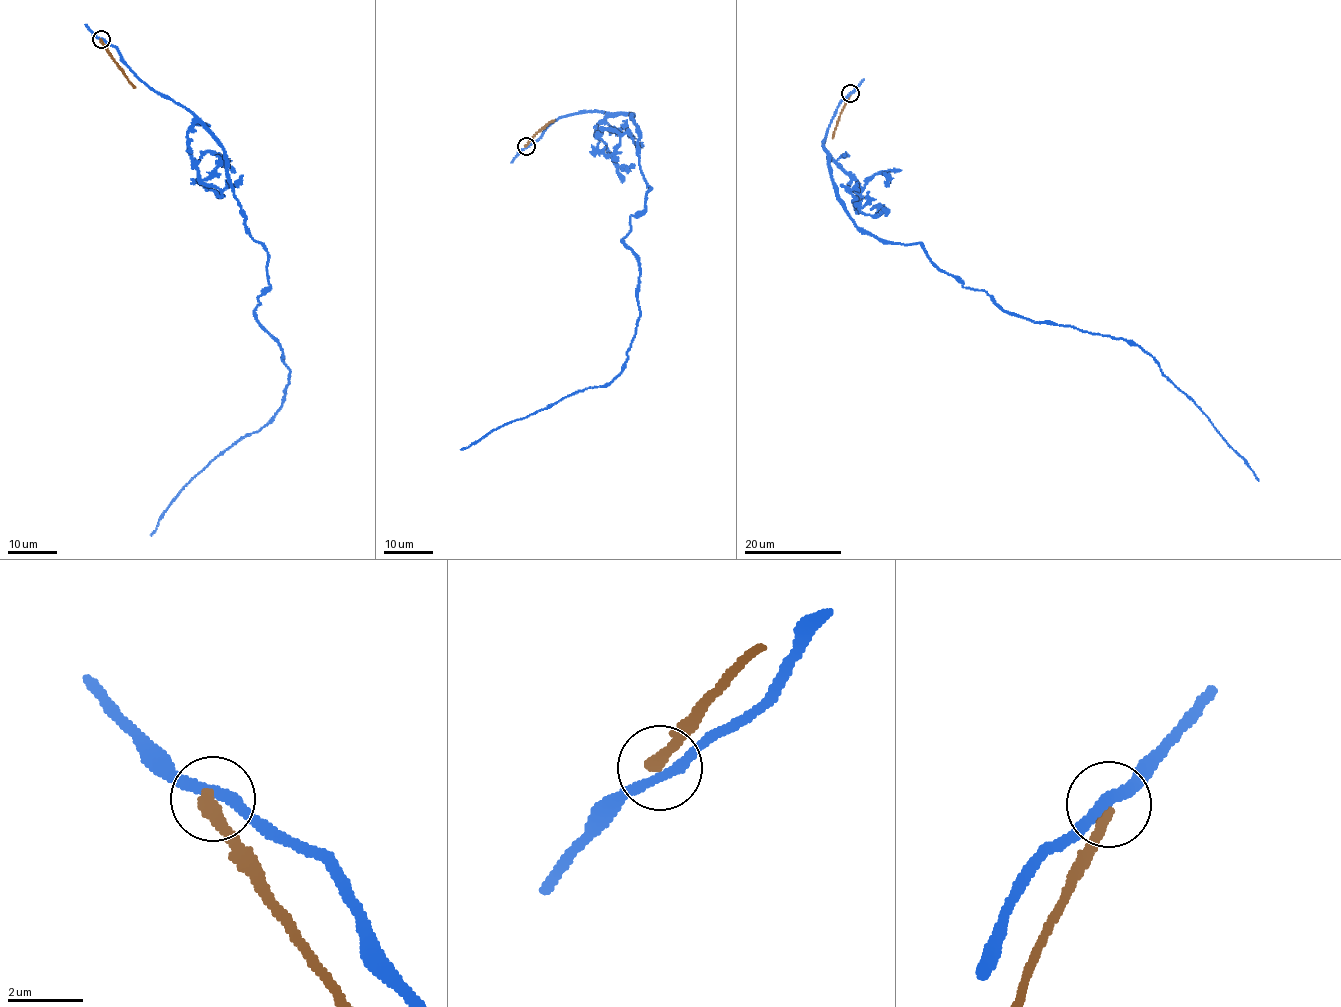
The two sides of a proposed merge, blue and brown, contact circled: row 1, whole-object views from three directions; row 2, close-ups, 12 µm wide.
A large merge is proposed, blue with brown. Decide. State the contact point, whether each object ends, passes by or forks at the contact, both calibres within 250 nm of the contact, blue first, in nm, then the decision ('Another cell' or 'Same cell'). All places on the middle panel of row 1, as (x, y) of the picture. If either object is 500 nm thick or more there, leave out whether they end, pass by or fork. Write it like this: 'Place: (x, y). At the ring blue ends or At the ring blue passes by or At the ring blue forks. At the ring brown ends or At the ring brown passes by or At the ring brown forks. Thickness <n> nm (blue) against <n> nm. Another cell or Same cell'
Place: (526, 146). At the ring blue passes by. At the ring brown ends. Thickness 280 nm (blue) against 360 nm. Another cell

